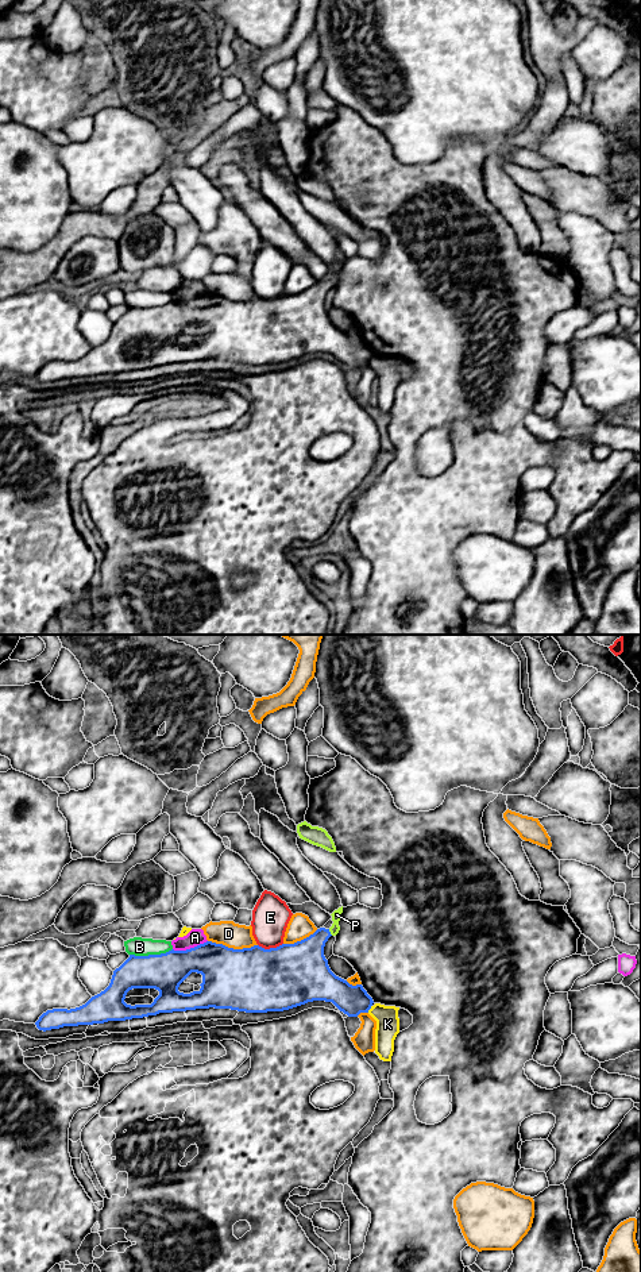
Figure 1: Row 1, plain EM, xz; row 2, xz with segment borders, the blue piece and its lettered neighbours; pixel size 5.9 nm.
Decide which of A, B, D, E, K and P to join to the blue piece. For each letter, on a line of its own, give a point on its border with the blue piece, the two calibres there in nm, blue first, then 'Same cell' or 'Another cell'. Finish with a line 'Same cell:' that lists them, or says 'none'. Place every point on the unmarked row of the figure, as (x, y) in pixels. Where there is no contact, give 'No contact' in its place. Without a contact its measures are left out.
A: Touches blue at xz (190, 300). Thickness 280 nm (blue) against 100 nm. Another cell
B: Touches blue at xz (150, 307). Thickness 220 nm (blue) against 110 nm. Another cell
D: Touches blue at xz (232, 300). Thickness 380 nm (blue) against 150 nm. Another cell
E: Touches blue at xz (270, 300). Thickness 380 nm (blue) against 220 nm. Another cell
K: Touches blue at xz (370, 359). Thickness 180 nm (blue) against 140 nm. Another cell
P: Touches blue at xz (329, 284). Thickness 280 nm (blue) against 60 nm. Same cell
Same cell: P

